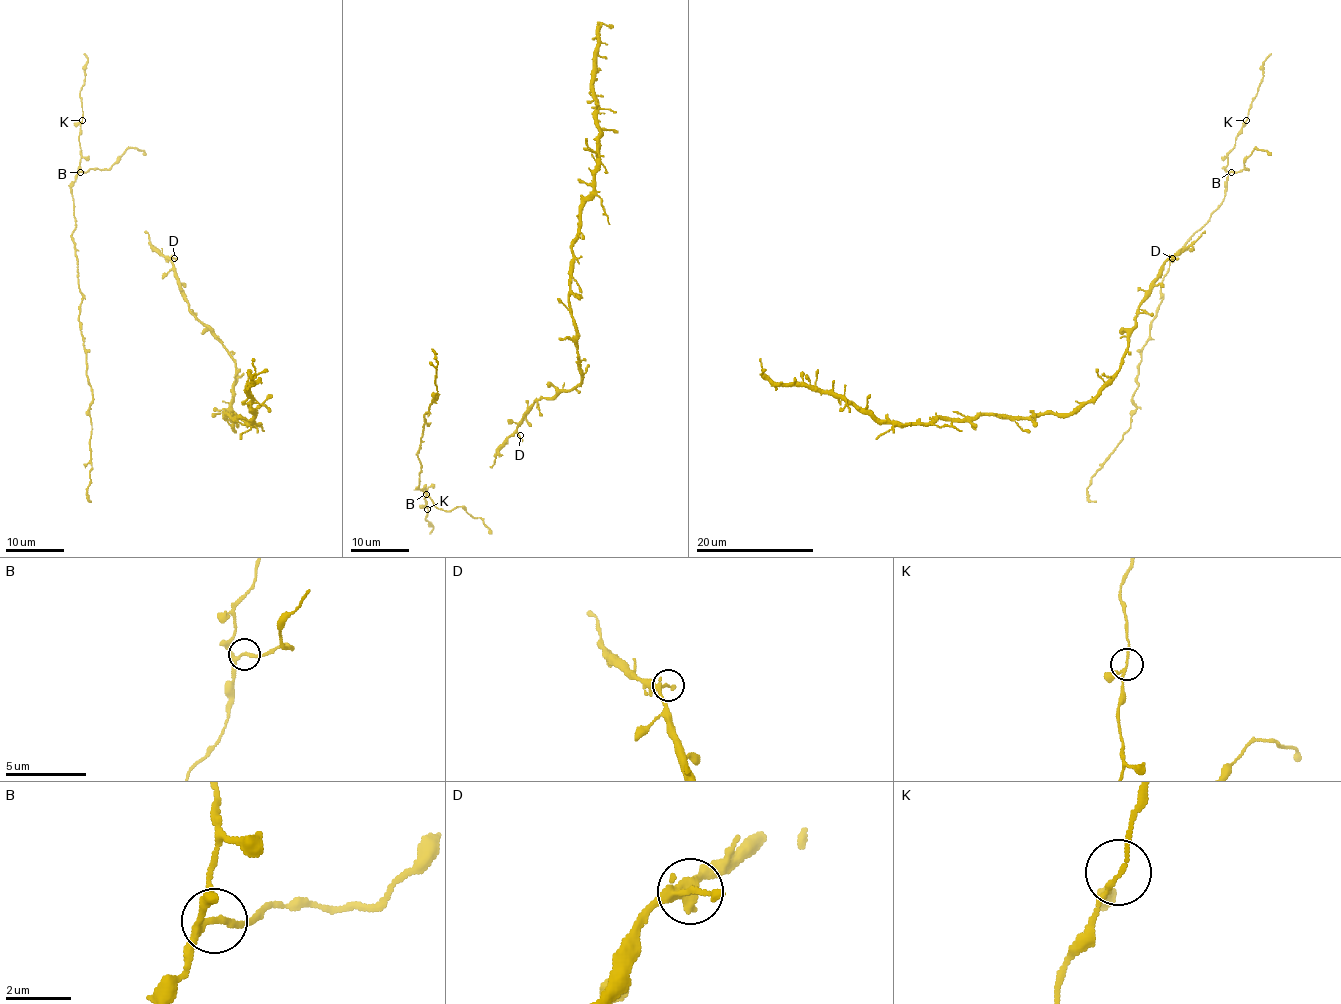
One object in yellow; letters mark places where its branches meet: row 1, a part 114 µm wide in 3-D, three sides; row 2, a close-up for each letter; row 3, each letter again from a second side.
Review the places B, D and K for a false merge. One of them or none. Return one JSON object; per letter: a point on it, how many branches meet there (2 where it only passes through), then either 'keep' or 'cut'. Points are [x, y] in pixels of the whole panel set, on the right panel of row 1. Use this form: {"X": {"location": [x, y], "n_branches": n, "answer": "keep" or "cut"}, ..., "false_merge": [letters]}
{"B": {"location": [1231, 172], "n_branches": 3, "answer": "keep"}, "D": {"location": [1172, 258], "n_branches": 3, "answer": "keep"}, "K": {"location": [1246, 120], "n_branches": 3, "answer": "keep"}, "false_merge": []}

